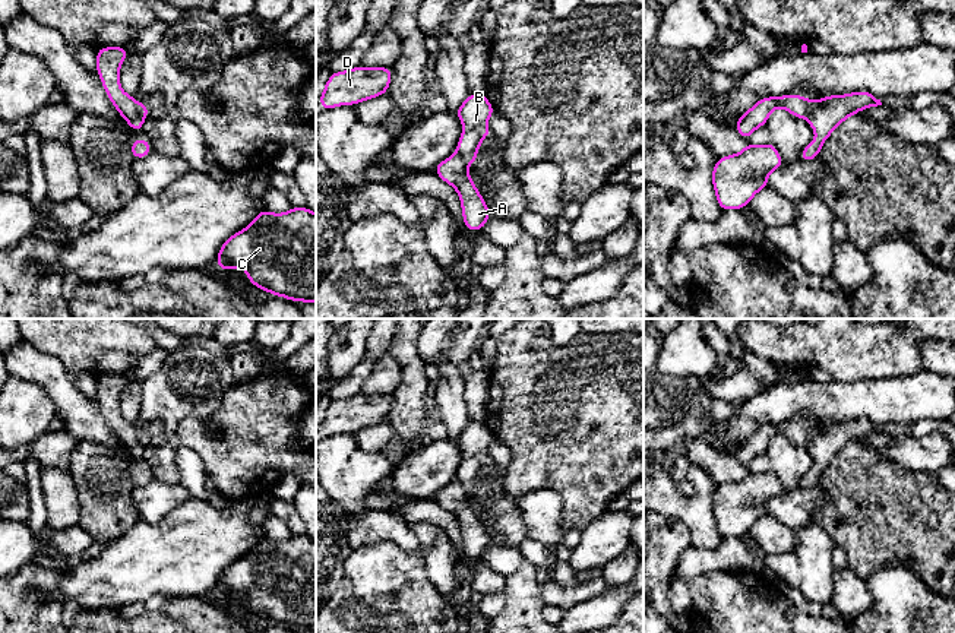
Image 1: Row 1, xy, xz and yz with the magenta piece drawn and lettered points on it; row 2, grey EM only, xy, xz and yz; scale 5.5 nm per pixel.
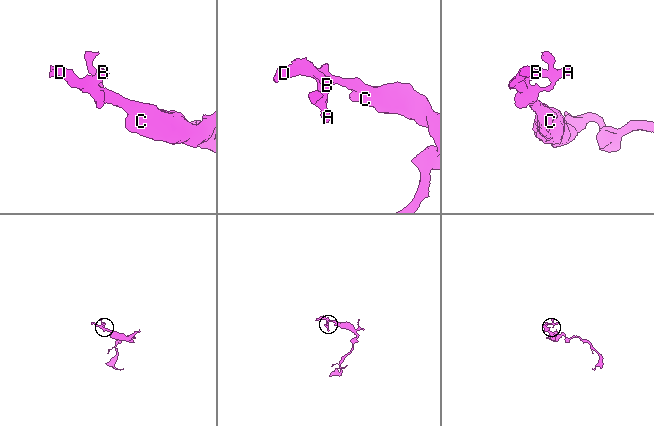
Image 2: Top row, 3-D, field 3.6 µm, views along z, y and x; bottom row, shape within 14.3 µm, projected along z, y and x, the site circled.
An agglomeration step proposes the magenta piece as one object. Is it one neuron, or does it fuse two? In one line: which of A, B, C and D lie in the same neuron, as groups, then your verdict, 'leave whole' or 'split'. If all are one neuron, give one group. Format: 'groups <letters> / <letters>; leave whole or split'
groups A C D / B; split

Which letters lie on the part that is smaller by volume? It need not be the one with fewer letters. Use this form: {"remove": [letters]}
{"remove": ["B"]}

